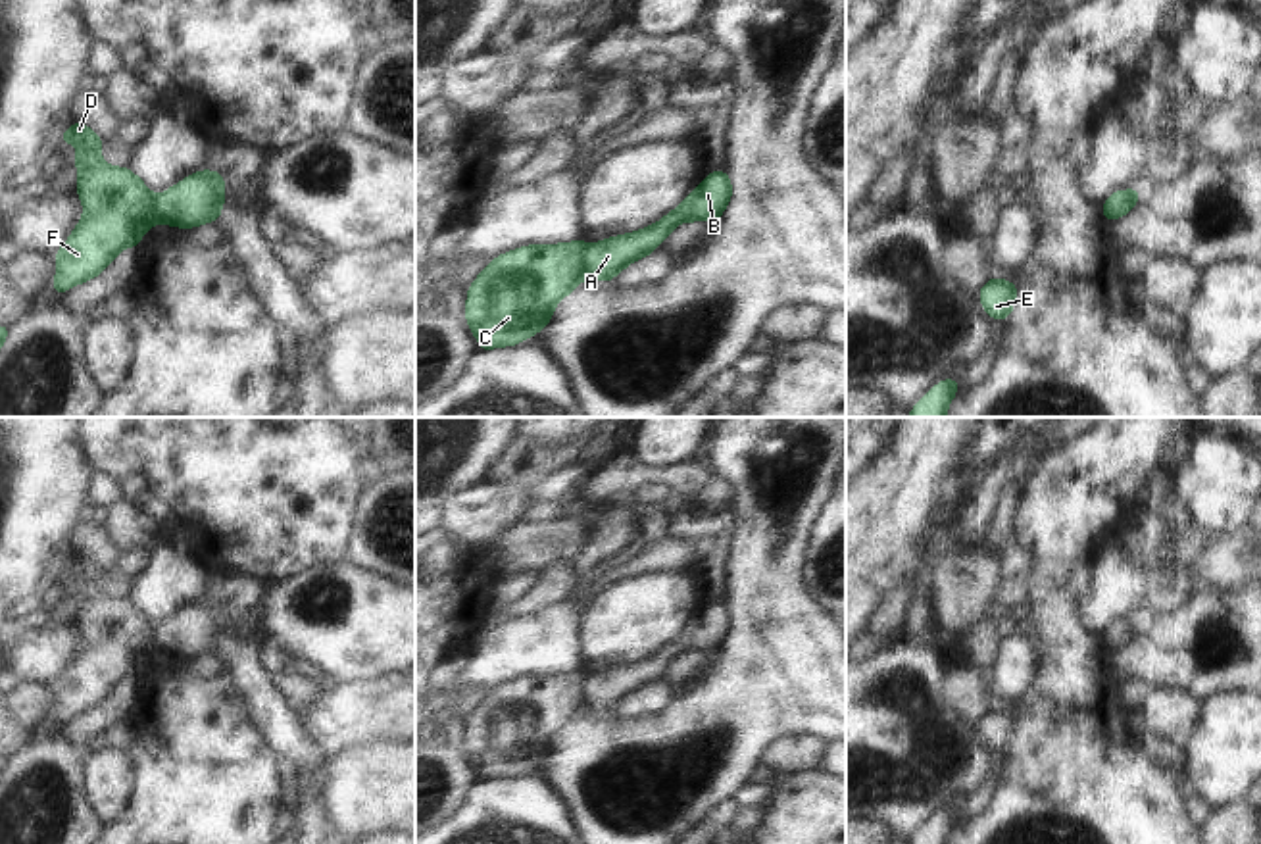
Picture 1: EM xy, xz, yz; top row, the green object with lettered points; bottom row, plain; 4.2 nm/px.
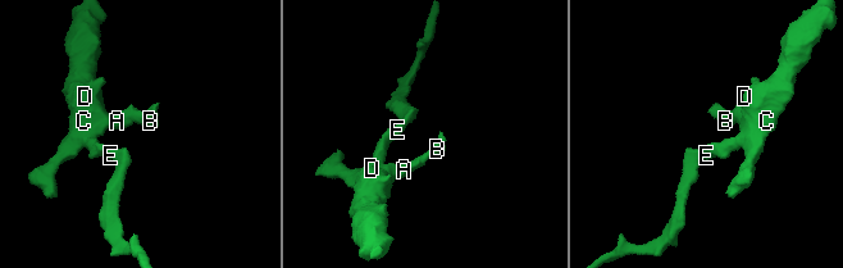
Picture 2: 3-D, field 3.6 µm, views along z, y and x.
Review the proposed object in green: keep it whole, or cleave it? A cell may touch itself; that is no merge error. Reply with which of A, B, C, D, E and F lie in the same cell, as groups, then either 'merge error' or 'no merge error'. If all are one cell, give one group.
A B / C D E F | merge error

